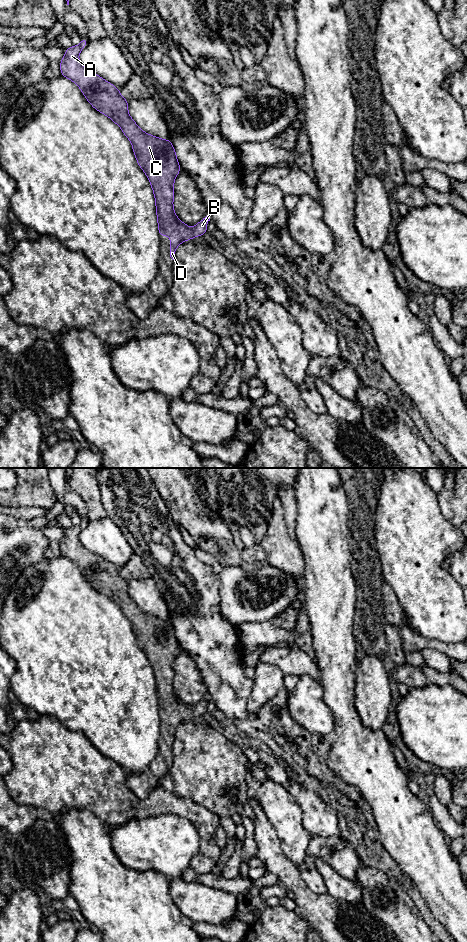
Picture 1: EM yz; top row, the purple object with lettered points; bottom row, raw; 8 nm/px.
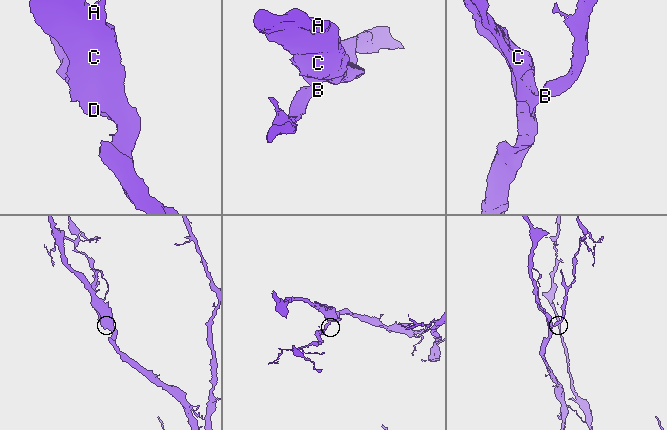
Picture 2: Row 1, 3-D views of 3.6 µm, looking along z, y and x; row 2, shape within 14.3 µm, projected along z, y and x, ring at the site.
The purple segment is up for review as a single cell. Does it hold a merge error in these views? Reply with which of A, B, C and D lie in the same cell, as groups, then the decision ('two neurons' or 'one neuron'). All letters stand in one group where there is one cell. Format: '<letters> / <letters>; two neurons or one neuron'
A B C D; one neuron

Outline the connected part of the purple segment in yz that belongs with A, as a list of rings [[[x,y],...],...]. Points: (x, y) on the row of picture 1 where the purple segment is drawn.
[[[82,38],[79,45],[72,45],[70,48],[65,49],[65,55],[60,61],[61,75],[73,81],[91,106],[109,117],[130,140],[137,163],[146,174],[154,193],[159,235],[170,237],[170,257],[174,260],[176,249],[181,243],[192,240],[194,237],[203,236],[207,232],[207,223],[210,221],[210,217],[207,215],[191,229],[175,214],[173,205],[175,195],[174,181],[181,171],[181,167],[172,142],[170,139],[164,140],[144,132],[131,118],[128,112],[128,100],[121,96],[120,90],[98,74],[94,74],[82,66],[79,60],[79,53],[87,45],[88,41],[87,38]]]

